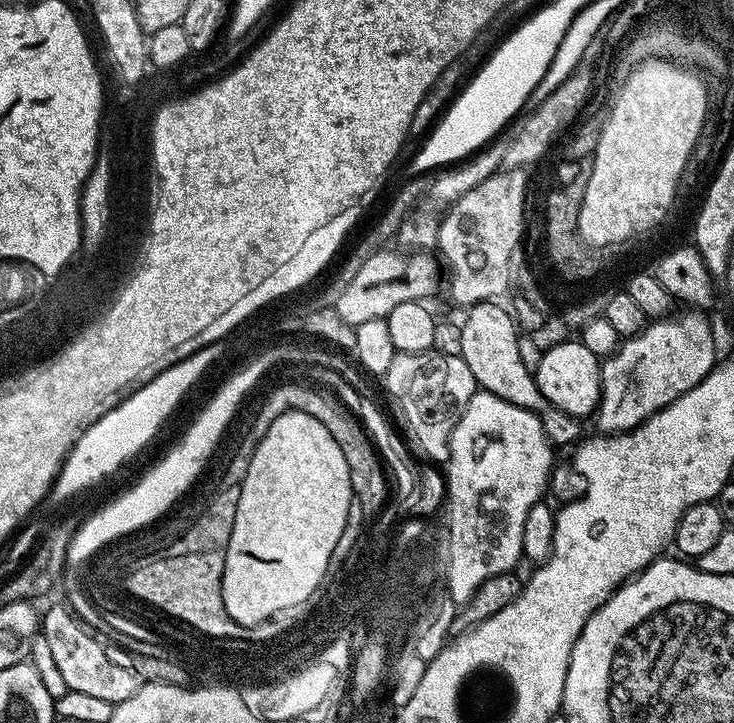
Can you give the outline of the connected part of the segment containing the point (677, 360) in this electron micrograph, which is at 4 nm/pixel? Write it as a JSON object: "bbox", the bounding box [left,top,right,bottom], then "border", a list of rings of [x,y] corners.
{"bbox":[594,310,717,434],"border":[[[684,310],[681,316],[669,315],[651,321],[637,336],[629,336],[617,347],[611,356],[603,357],[600,366],[600,404],[594,413],[594,421],[601,433],[615,434],[631,432],[643,420],[649,420],[656,412],[661,412],[670,402],[674,402],[686,390],[694,390],[702,378],[706,378],[717,363],[716,340],[708,325],[707,315],[696,310]]]}

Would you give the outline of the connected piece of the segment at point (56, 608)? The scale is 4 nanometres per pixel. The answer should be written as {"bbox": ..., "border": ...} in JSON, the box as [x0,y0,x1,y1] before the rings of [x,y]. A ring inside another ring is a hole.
{"bbox":[40,602,141,706],"border":[[[60,602],[50,605],[46,610],[43,609],[40,632],[50,645],[54,662],[58,665],[58,671],[62,673],[68,690],[91,694],[93,698],[102,698],[115,706],[126,702],[126,698],[130,698],[140,689],[141,675],[127,663],[119,664],[108,653],[107,646],[102,642],[104,640],[89,631],[77,619],[67,603]]]}

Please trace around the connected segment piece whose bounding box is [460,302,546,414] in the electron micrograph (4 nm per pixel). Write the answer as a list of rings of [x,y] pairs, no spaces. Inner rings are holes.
[[[500,302],[487,304],[473,304],[462,319],[461,358],[470,366],[470,374],[474,374],[477,385],[483,391],[494,394],[514,406],[529,408],[534,413],[545,411],[544,396],[538,390],[536,377],[530,370],[526,370],[518,354],[518,325],[513,313]]]

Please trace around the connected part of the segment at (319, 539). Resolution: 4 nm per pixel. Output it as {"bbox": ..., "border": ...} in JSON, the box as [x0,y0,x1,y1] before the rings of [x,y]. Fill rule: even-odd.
{"bbox":[222,412,354,627],"border":[[[299,412],[296,416],[284,416],[284,420],[276,420],[272,424],[272,432],[268,432],[268,440],[260,444],[260,452],[256,452],[256,460],[252,460],[252,472],[248,472],[248,484],[244,484],[244,500],[240,500],[240,516],[237,517],[237,536],[234,538],[234,549],[224,558],[222,574],[222,598],[226,602],[226,614],[234,618],[242,627],[254,627],[271,615],[283,610],[286,606],[305,602],[327,574],[327,564],[337,555],[338,538],[342,538],[342,530],[346,526],[346,518],[350,514],[350,506],[354,503],[350,486],[350,466],[346,466],[346,454],[338,447],[338,442],[330,435],[330,430],[322,422],[310,414]]]}

